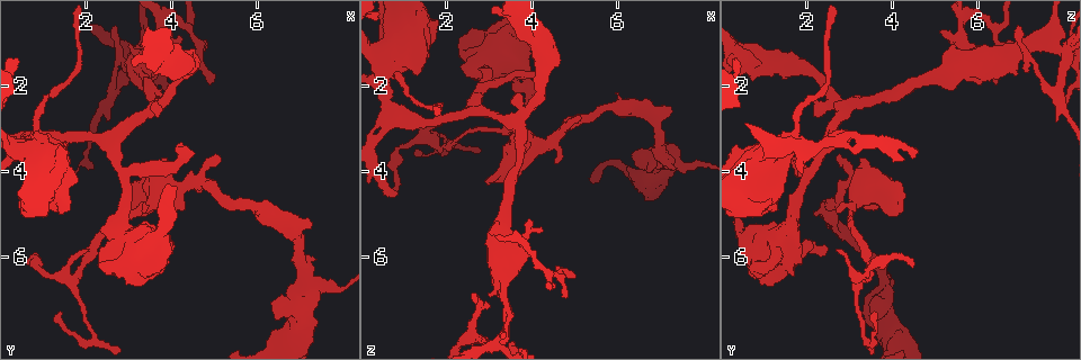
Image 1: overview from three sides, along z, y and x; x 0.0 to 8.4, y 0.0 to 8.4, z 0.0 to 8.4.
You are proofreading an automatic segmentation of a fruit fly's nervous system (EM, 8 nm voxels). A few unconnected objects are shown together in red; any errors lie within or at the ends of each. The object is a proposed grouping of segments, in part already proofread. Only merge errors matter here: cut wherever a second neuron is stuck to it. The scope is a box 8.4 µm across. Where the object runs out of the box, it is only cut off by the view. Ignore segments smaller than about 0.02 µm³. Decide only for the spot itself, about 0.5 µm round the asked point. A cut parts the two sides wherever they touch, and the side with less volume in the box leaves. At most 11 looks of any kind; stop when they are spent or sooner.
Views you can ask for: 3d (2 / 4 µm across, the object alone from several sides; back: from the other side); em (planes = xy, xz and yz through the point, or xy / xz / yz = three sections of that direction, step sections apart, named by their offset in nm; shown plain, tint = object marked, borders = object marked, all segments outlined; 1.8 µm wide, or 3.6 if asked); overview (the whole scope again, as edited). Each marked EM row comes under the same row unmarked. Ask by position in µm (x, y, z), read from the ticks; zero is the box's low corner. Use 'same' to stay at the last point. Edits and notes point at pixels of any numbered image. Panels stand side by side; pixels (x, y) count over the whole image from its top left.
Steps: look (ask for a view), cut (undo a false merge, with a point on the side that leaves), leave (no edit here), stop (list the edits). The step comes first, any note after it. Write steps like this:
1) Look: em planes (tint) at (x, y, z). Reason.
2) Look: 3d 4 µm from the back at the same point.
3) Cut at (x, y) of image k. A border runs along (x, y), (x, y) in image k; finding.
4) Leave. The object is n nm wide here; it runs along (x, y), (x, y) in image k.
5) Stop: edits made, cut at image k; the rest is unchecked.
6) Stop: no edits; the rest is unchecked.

Look: em 3.6 µm xz step 4 (tint) at (0.55, 3.35, 1.80). Sudden change in width.

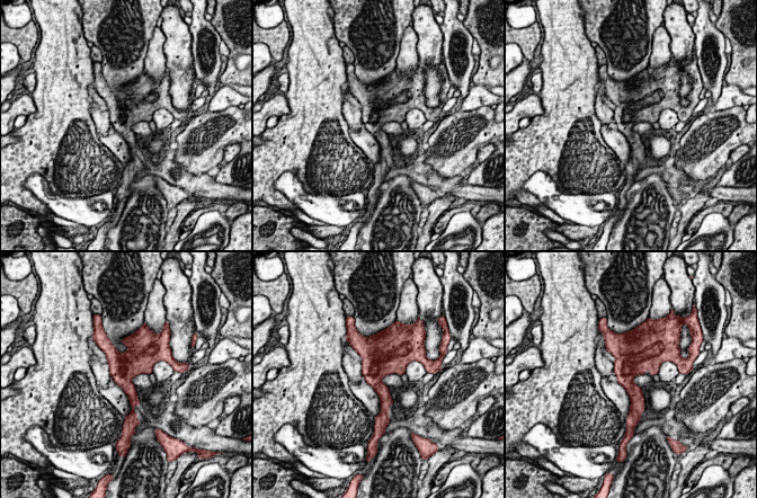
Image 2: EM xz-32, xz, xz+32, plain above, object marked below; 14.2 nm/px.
Look: em 3.6 µm planes (tint) at the same point.

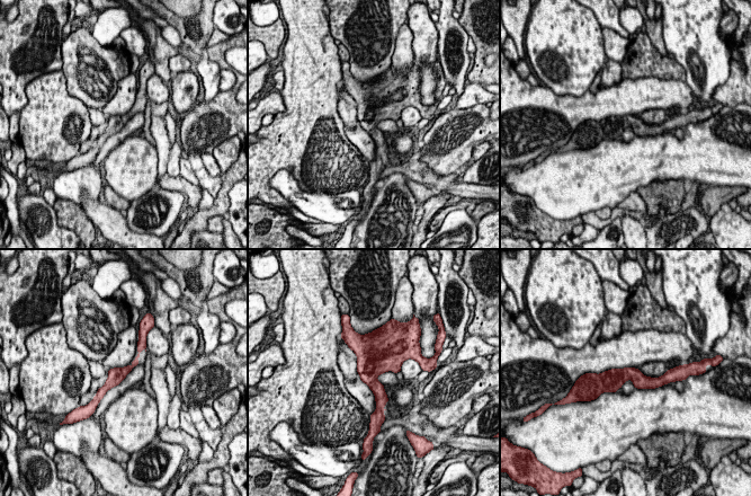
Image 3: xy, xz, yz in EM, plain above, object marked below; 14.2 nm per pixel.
Leave. It runs along (593, 377), (658, 382) in image 3; all the same neuron.

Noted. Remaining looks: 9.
Look: em xz step 8 (tint) at (1.65, 6.50, 3.30). Arms part here.

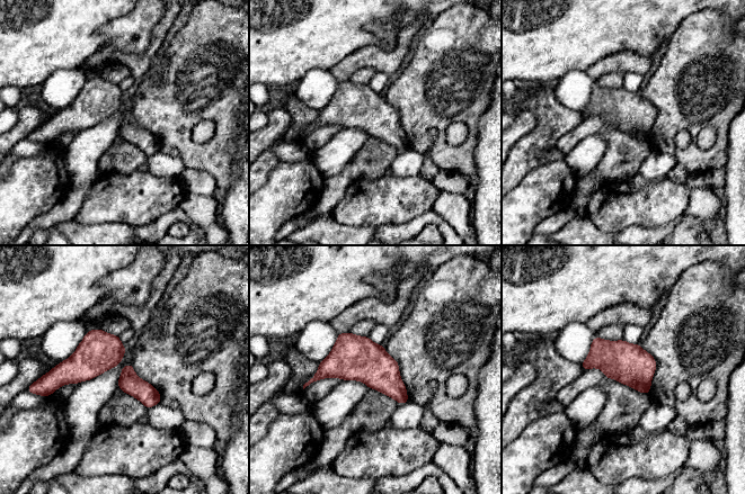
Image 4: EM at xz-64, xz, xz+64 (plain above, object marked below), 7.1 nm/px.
Leave. All the same neuron.

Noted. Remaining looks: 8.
Look: em 3.6 µm planes (tint) at (3.00, 6.00, 1.15). Calibre changes.

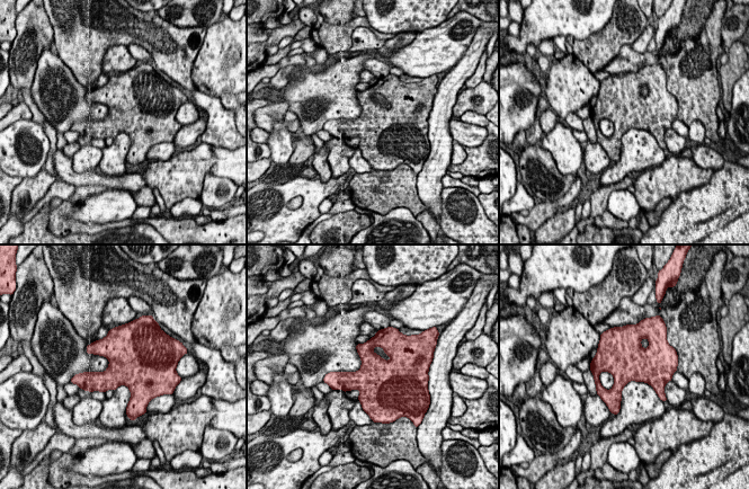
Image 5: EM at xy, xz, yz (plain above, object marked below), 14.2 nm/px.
Leave. The object is 600 nm wide here; all the same neuron.

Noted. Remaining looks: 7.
Look: 3d 2 µm at (3.35, 2.70, 2.80). Three-way junction.

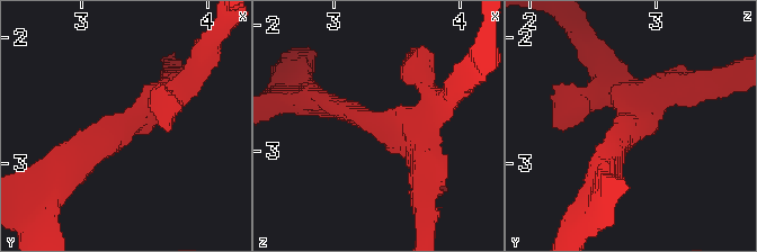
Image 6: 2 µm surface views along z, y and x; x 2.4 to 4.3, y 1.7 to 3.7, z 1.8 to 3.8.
Look: em planes (borders) at (3.36, 2.72, 2.82).

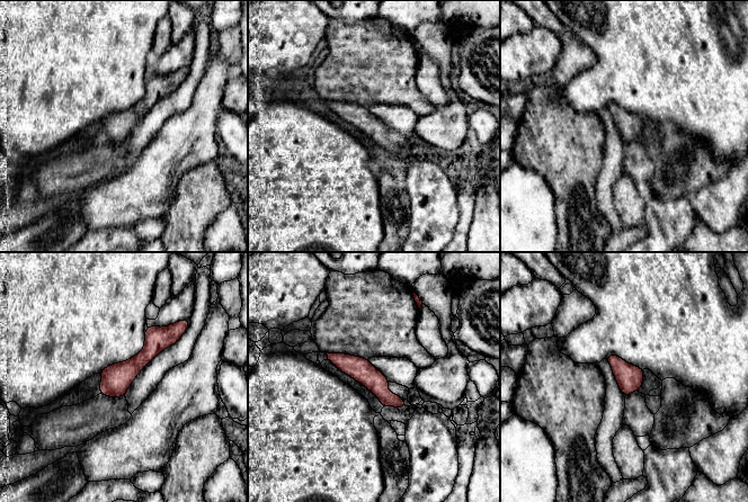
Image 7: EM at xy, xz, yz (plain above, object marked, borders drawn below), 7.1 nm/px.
Leave. It runs along (174, 335), (163, 337), (104, 391) in image 7; one neuron here.

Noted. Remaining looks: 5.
Stop: no edits; the rest is unchecked.

